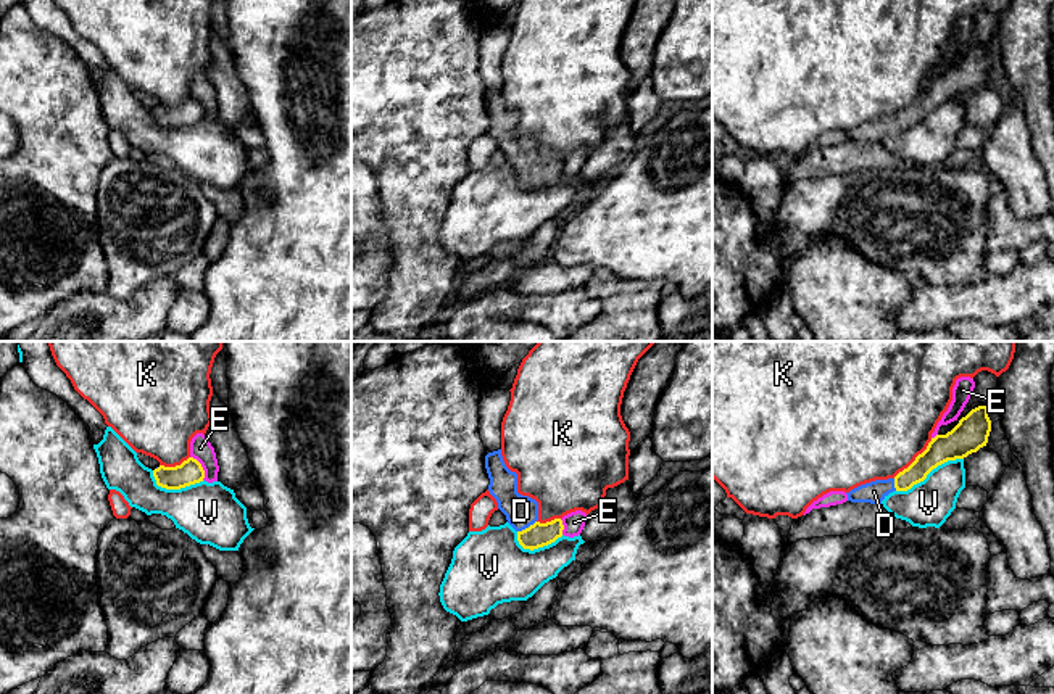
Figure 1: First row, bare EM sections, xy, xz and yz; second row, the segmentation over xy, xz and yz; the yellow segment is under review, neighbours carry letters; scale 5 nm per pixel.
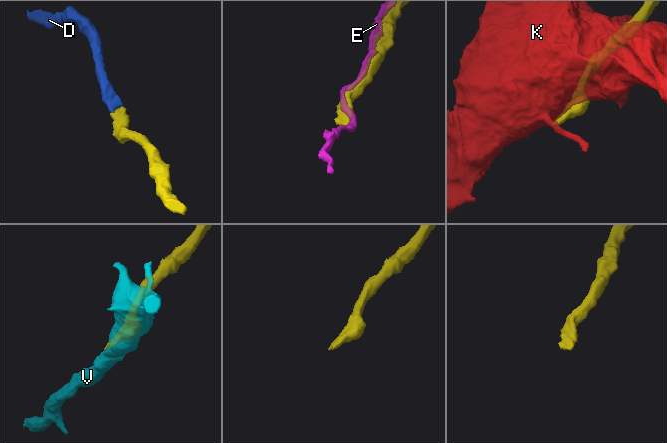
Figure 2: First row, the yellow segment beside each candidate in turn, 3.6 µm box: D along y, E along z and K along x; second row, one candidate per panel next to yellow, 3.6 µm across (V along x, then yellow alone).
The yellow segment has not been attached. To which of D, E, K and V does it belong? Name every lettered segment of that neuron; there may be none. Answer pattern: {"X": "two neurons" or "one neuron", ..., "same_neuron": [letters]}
{"D": "one neuron", "E": "two neurons", "K": "two neurons", "V": "two neurons", "same_neuron": ["D"]}

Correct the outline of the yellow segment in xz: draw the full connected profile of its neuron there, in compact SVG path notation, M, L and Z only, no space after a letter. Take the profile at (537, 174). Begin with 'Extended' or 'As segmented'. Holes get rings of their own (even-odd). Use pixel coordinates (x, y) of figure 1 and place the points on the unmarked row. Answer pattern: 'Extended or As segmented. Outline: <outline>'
Extended. Outline: M501 89L485 95L485 108L490 118L488 130L508 163L517 171L517 180L524 188L533 190L562 176L561 158L540 163L538 142L517 132L517 113L506 106Z

